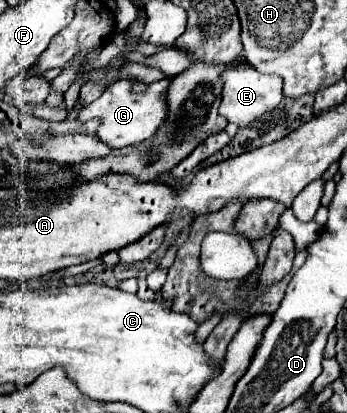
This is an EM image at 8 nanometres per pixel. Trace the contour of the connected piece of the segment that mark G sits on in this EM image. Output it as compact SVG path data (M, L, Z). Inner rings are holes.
M162 79L162 81L146 85L146 89L142 93L136 93L134 83L116 81L102 93L100 99L96 99L88 107L84 107L78 115L78 119L88 121L92 117L100 117L102 123L100 123L96 135L110 147L138 145L142 141L152 139L158 133L158 129L164 125L164 121L168 117L168 87L170 87L170 79Z

